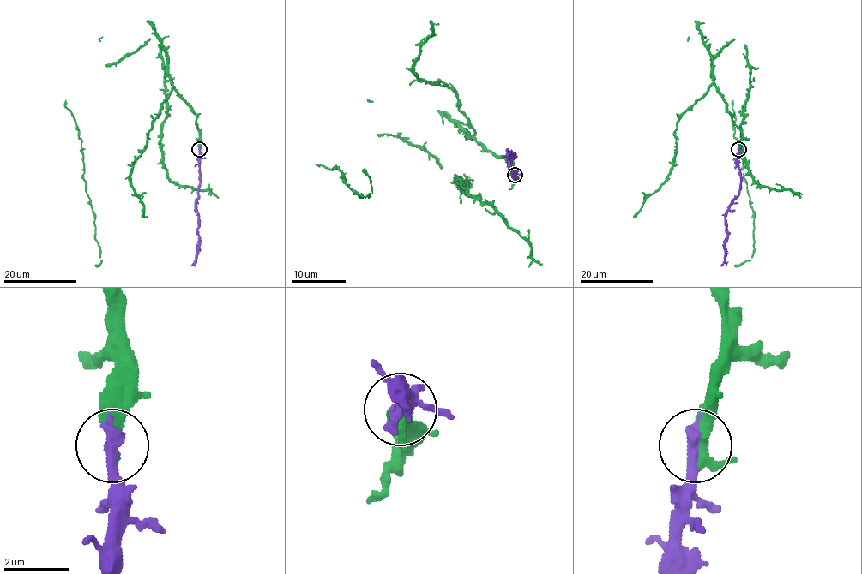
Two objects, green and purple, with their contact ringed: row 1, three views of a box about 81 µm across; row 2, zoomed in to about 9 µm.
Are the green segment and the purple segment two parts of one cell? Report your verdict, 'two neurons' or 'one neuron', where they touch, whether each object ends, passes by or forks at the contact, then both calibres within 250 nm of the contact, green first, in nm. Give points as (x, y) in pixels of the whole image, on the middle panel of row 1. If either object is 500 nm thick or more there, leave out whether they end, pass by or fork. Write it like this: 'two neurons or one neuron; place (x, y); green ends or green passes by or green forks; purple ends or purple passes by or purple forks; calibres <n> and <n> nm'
one neuron; place (515, 175); green ends; purple ends; calibres 480 and 480 nm

